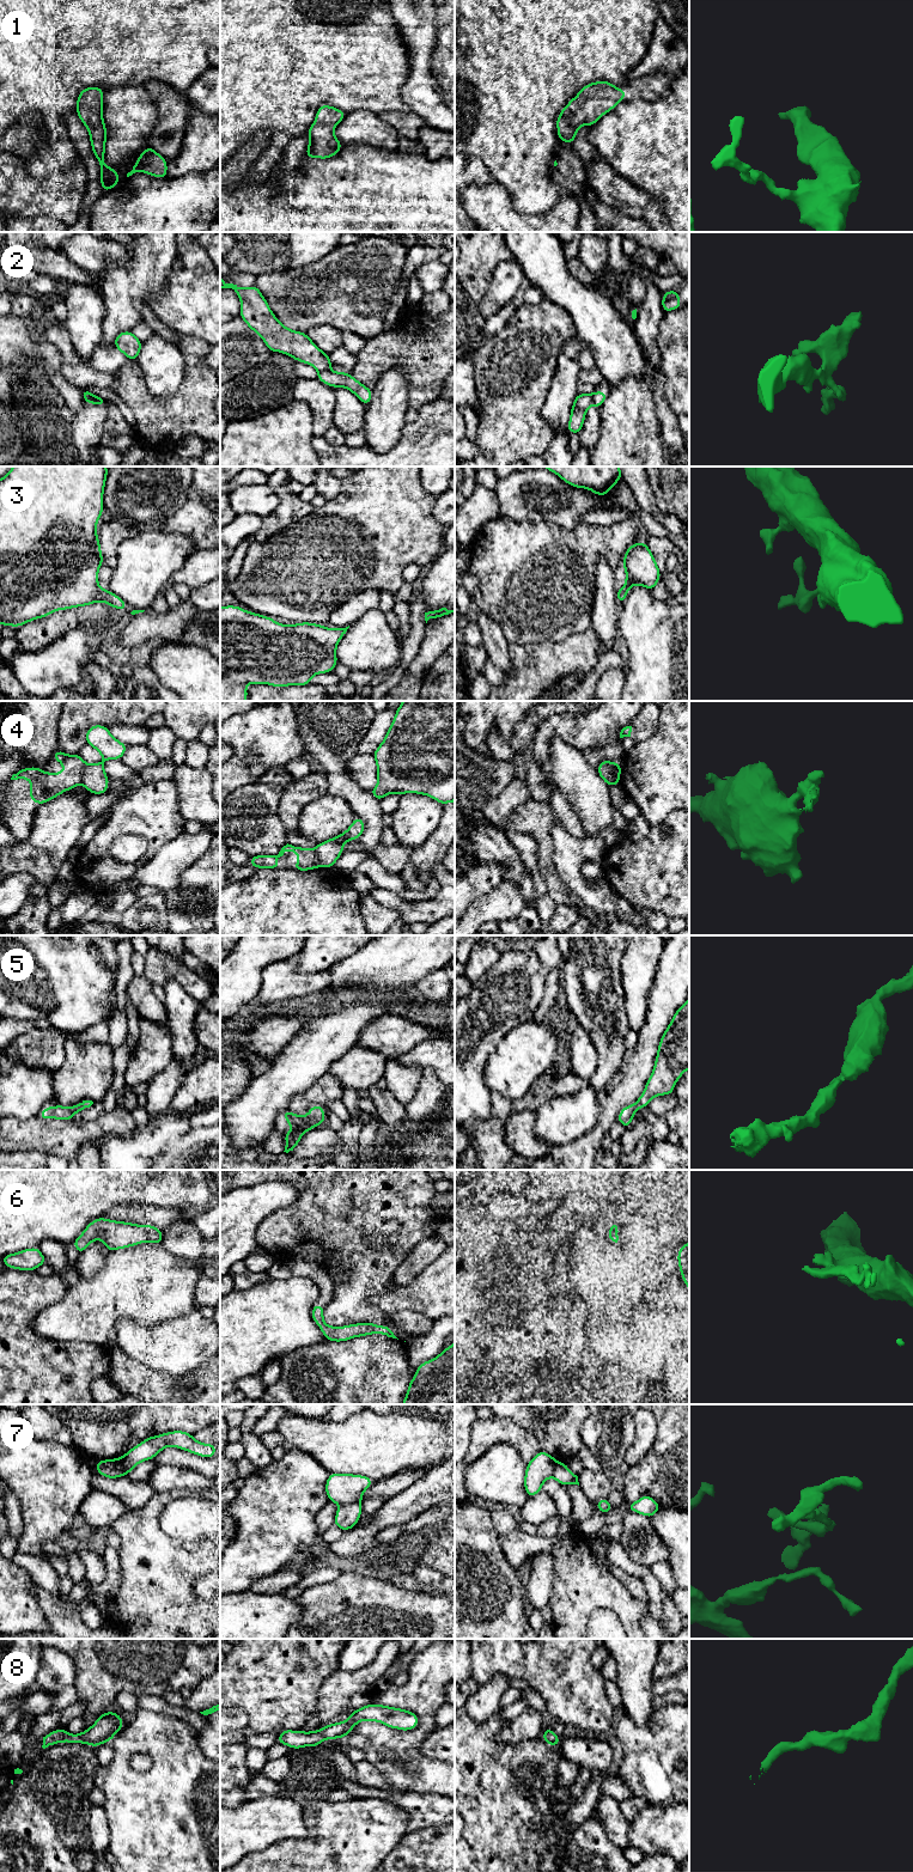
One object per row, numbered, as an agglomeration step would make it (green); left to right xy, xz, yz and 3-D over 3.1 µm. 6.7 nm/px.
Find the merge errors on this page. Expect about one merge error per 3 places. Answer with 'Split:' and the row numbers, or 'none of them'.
Split: 2, 4, 7

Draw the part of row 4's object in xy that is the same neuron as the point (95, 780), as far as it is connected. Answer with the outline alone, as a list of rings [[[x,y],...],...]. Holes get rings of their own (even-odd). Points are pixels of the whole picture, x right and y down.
[[[92,725],[86,734],[86,743],[101,752],[103,761],[93,764],[85,764],[81,783],[93,794],[104,794],[108,789],[109,778],[104,772],[106,760],[121,760],[128,746],[114,738],[108,727]]]

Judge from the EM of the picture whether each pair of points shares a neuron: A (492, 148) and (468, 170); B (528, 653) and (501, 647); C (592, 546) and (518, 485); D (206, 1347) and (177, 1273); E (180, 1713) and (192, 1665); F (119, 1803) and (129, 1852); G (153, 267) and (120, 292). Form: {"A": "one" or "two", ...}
{"A": "two", "B": "two", "C": "two", "D": "two", "E": "two", "F": "one", "G": "one"}

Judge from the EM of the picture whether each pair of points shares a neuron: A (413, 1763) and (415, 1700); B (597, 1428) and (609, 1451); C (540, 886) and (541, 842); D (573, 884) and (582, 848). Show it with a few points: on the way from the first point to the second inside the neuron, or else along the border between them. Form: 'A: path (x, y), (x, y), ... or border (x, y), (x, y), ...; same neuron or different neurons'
A: path (413, 1748), (413, 1739), (424, 1729), (424, 1715); same neuron
B: path (603, 1434), (609, 1445); same neuron
C: border (535, 845), (536, 864), (547, 892); different neurons
D: path (573, 876), (573, 857); same neuron

